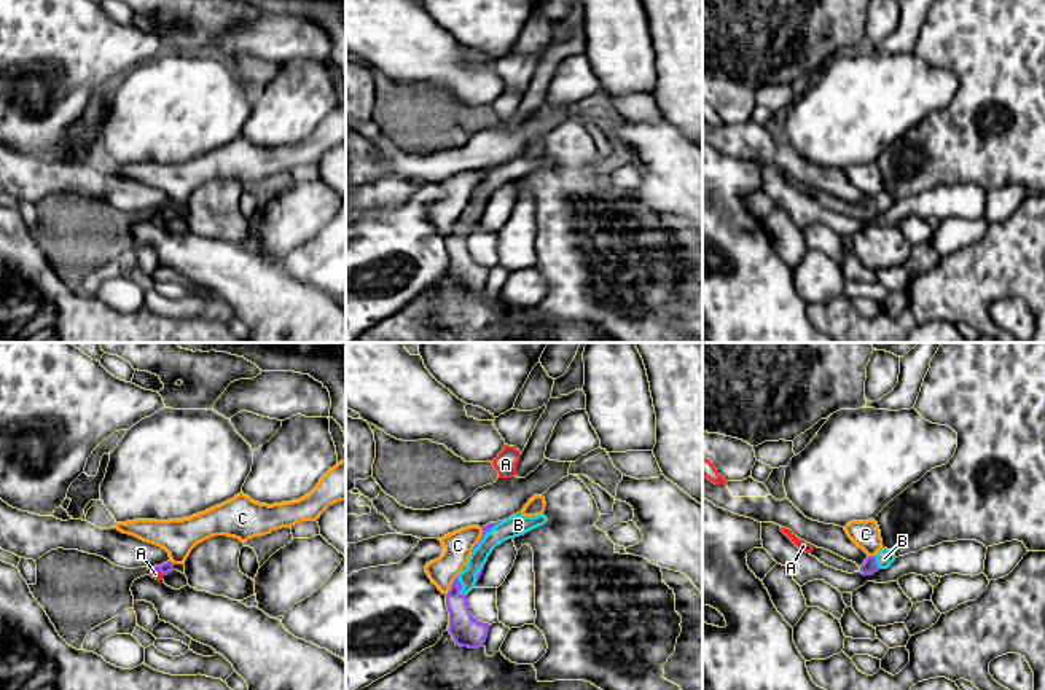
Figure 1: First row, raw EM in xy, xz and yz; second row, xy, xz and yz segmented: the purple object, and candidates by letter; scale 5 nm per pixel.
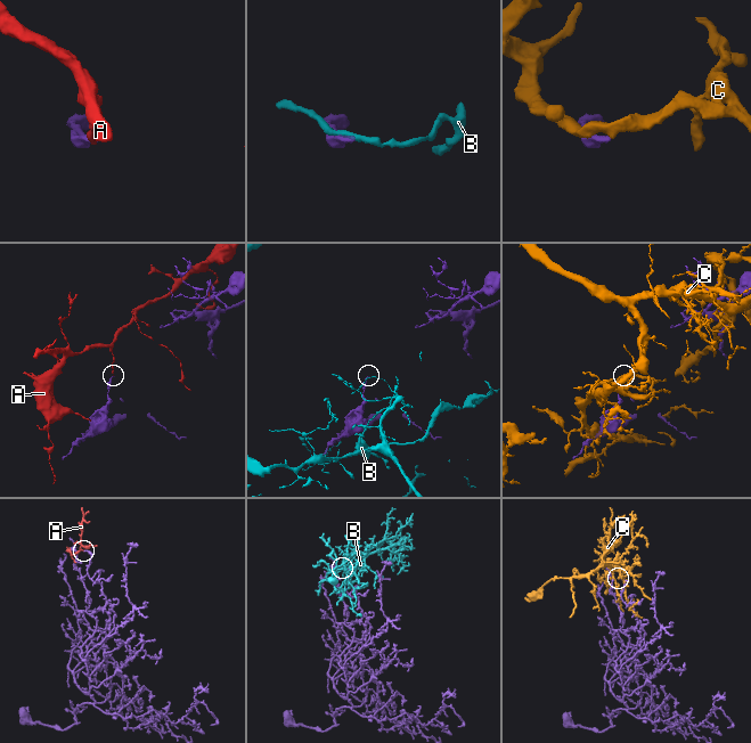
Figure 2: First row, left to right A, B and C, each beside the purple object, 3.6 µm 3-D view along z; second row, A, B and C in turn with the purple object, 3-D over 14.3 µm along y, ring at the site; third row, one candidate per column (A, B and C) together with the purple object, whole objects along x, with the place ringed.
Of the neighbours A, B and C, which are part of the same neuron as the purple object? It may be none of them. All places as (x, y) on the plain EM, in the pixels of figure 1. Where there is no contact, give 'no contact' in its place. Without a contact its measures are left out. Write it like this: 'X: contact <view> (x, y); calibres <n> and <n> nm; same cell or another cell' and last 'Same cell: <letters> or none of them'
A: contact xy (158, 212); calibres 60 and 50 nm; another cell
B: contact xz (461, 230); calibres 160 and 90 nm; another cell
C: contact xz (451, 228); calibres 160 and 140 nm; another cell
Same cell: none of them

